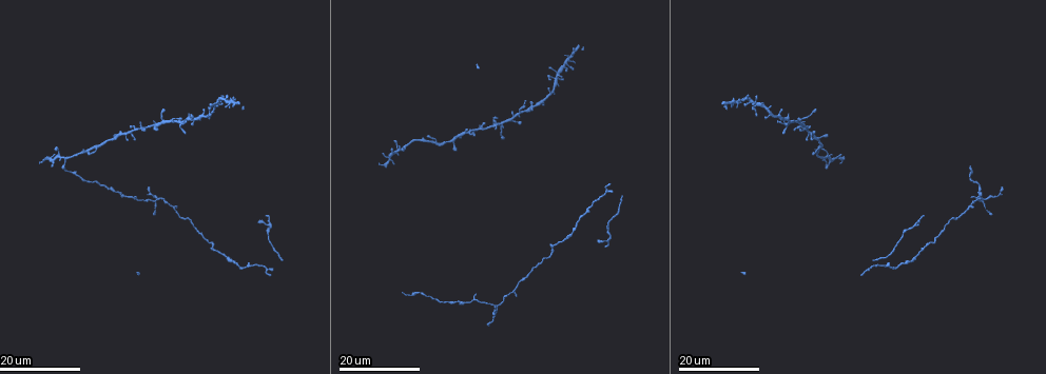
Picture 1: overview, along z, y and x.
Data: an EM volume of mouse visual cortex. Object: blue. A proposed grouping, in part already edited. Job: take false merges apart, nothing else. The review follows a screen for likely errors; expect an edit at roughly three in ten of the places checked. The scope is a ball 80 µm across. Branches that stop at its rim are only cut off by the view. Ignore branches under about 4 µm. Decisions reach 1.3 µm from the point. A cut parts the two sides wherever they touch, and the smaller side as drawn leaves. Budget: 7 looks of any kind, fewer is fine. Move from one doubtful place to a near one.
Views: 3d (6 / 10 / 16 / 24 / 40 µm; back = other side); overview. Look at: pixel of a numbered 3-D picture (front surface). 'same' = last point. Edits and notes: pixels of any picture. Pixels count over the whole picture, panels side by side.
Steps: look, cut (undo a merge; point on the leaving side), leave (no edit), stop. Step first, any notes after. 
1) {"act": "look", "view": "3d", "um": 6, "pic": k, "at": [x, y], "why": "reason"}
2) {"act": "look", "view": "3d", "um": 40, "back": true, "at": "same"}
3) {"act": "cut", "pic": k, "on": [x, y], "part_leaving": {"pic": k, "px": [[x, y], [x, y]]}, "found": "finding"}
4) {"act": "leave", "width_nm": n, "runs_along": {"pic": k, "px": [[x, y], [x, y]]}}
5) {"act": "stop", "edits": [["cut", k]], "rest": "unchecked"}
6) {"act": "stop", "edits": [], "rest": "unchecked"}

{"act": "look", "view": "3d", "um": 16, "pic": 1, "at": [557, 80], "why": "small branch off a trunk"}

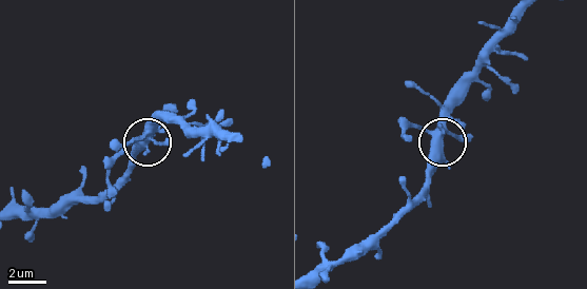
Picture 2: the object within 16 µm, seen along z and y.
{"act": "look", "view": "3d", "um": 10, "pic": 2, "at": [433, 133], "why": "closer look"}

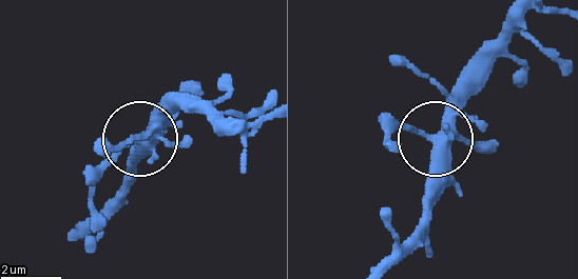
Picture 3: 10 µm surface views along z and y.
{"act": "leave", "arms": 4, "found": "all the same neuron"}

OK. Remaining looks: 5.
{"act": "look", "view": "3d", "um": 16, "pic": 1, "at": [519, 112], "why": "two arms at a narrow angle"}

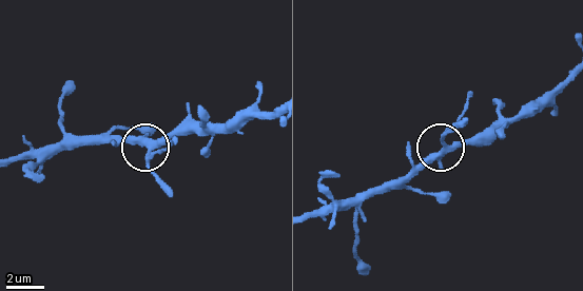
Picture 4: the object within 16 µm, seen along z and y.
{"act": "look", "view": "3d", "um": 10, "pic": 4, "at": [448, 148], "why": "closer look"}

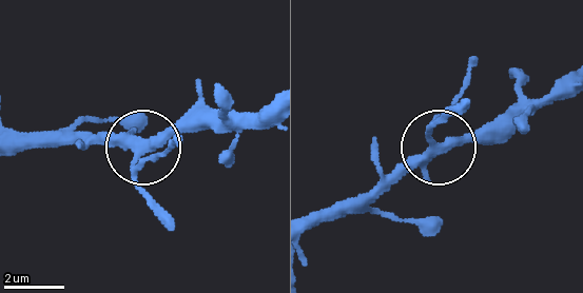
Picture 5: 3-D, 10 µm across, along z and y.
{"act": "leave", "width_nm": 290, "runs_along": {"pic": 5, "px": [[17, 147], [130, 141], [140, 149], [140, 164], [166, 156]]}, "found": "one neuron here"}

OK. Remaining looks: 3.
{"act": "look", "view": "3d", "um": 16, "pic": 1, "at": [96, 147], "why": "arms part here"}

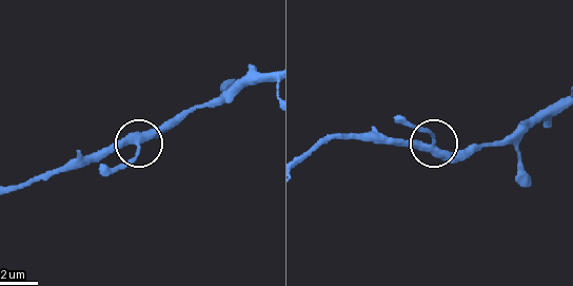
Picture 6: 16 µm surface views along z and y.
{"act": "look", "view": "3d", "um": 10, "pic": 6, "at": [140, 138]}

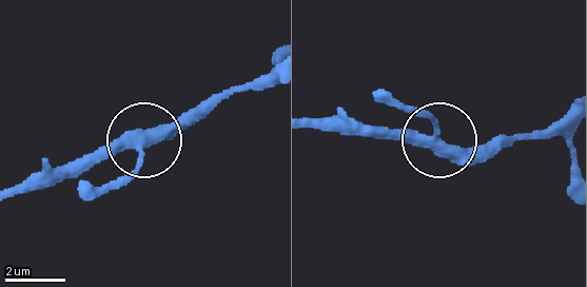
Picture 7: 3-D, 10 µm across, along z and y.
{"act": "leave", "runs_along": {"pic": 7, "px": [[313, 125], [442, 137], [391, 97]]}, "found": "continuous, no second neuron"}

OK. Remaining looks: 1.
{"act": "stop", "edits": [], "rest": "unchecked"}

